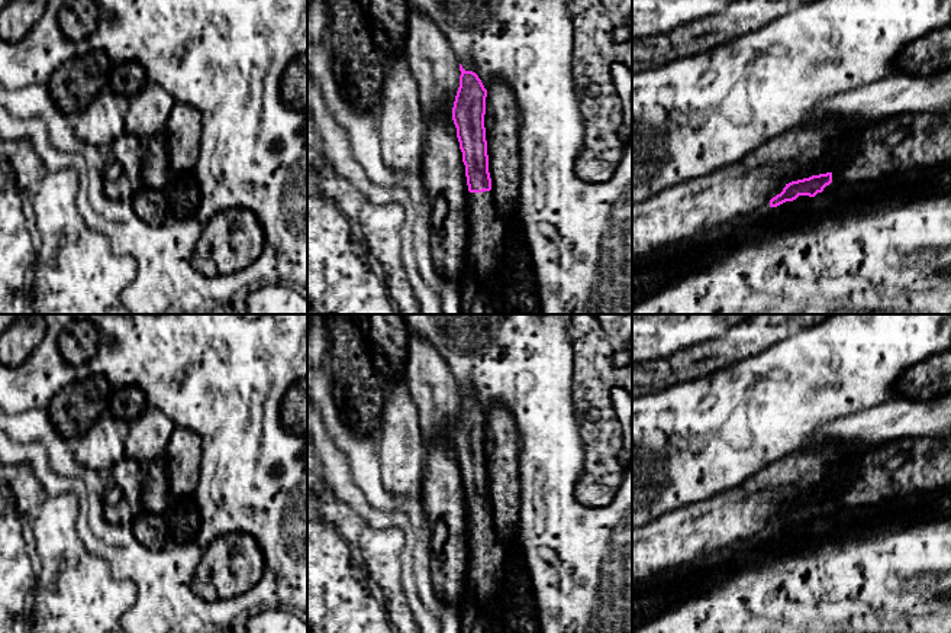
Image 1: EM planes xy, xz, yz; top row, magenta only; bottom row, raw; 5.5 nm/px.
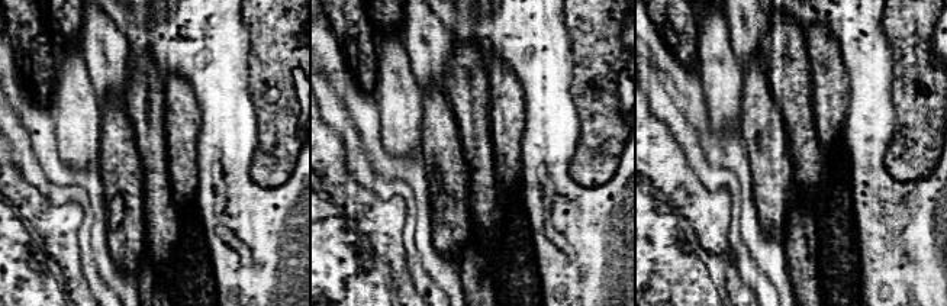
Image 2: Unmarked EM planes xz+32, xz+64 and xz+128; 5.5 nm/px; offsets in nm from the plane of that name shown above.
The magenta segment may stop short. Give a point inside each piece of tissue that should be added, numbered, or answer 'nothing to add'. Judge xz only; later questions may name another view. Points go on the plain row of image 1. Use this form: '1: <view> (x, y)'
1: xz (484, 558)

